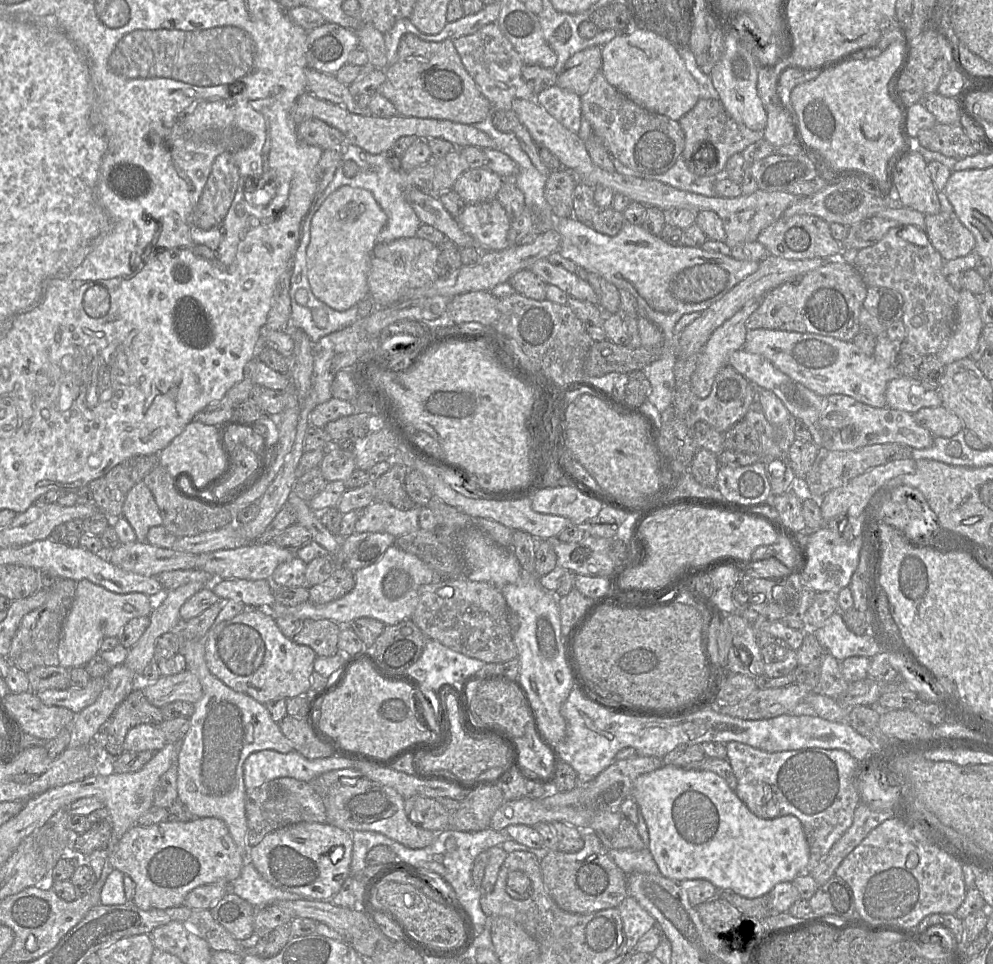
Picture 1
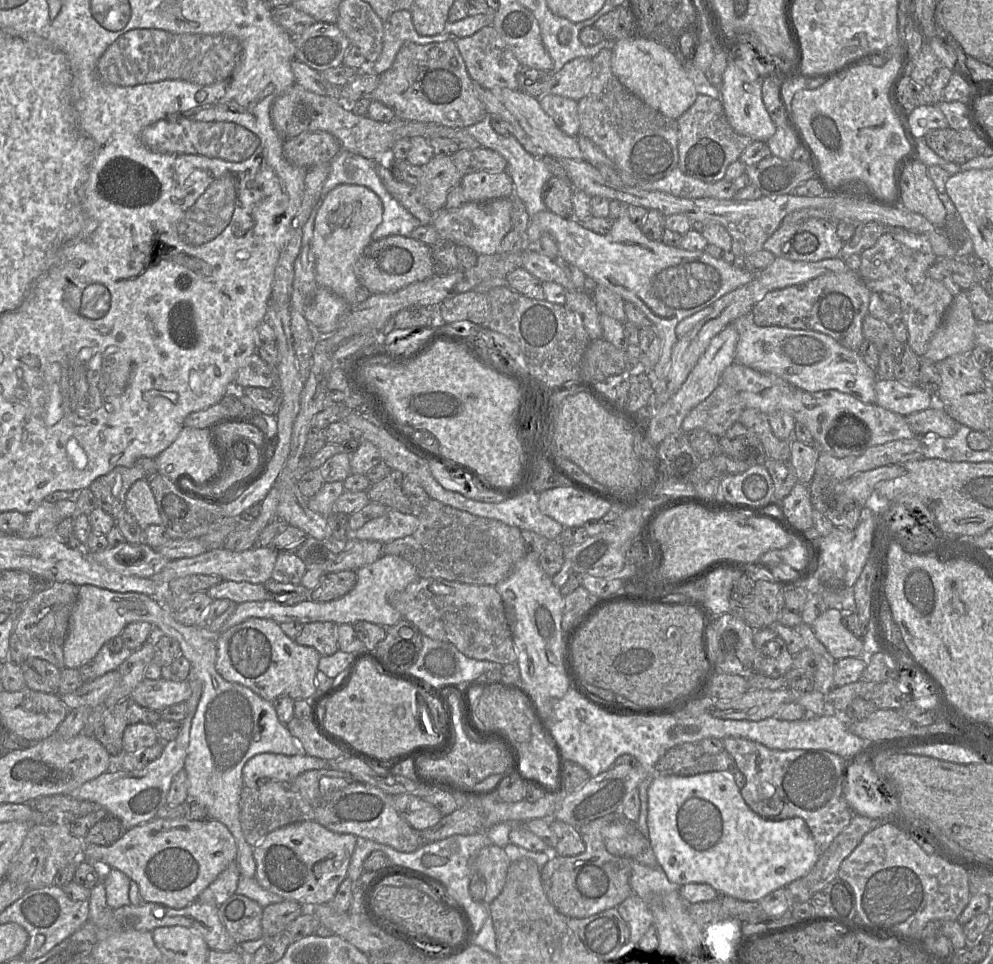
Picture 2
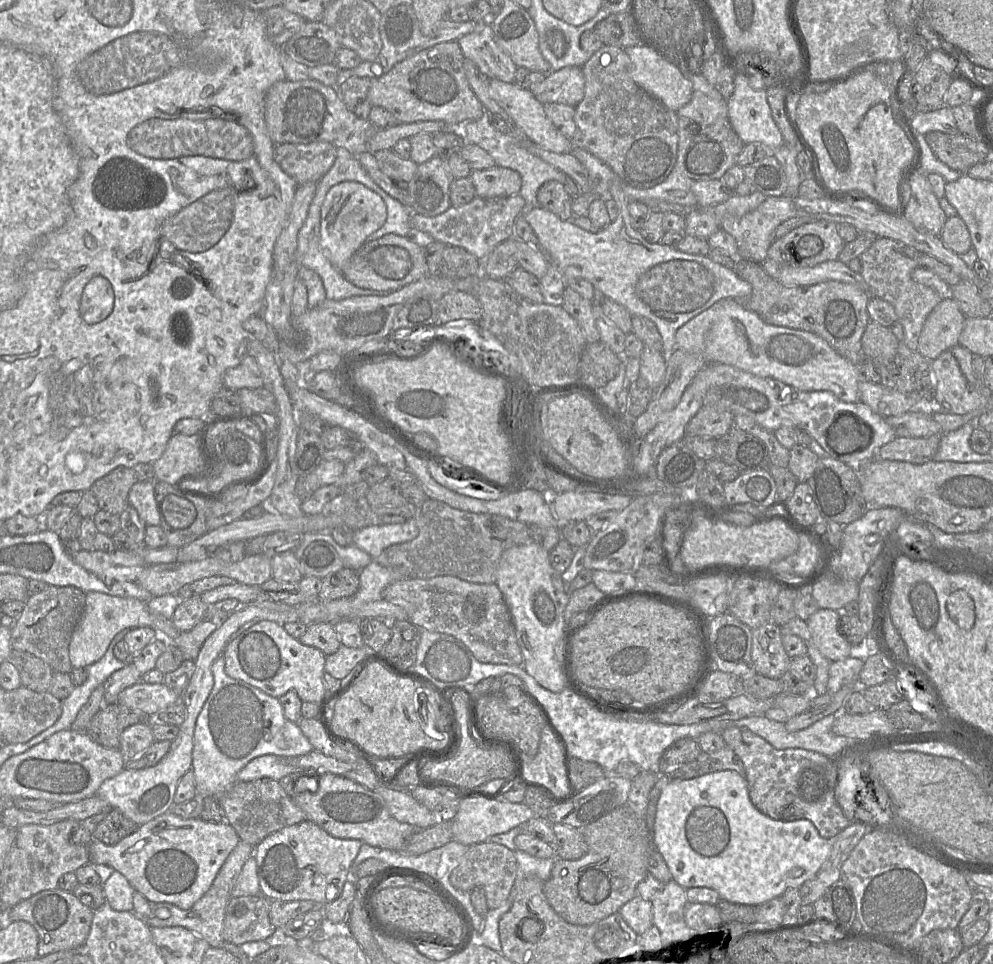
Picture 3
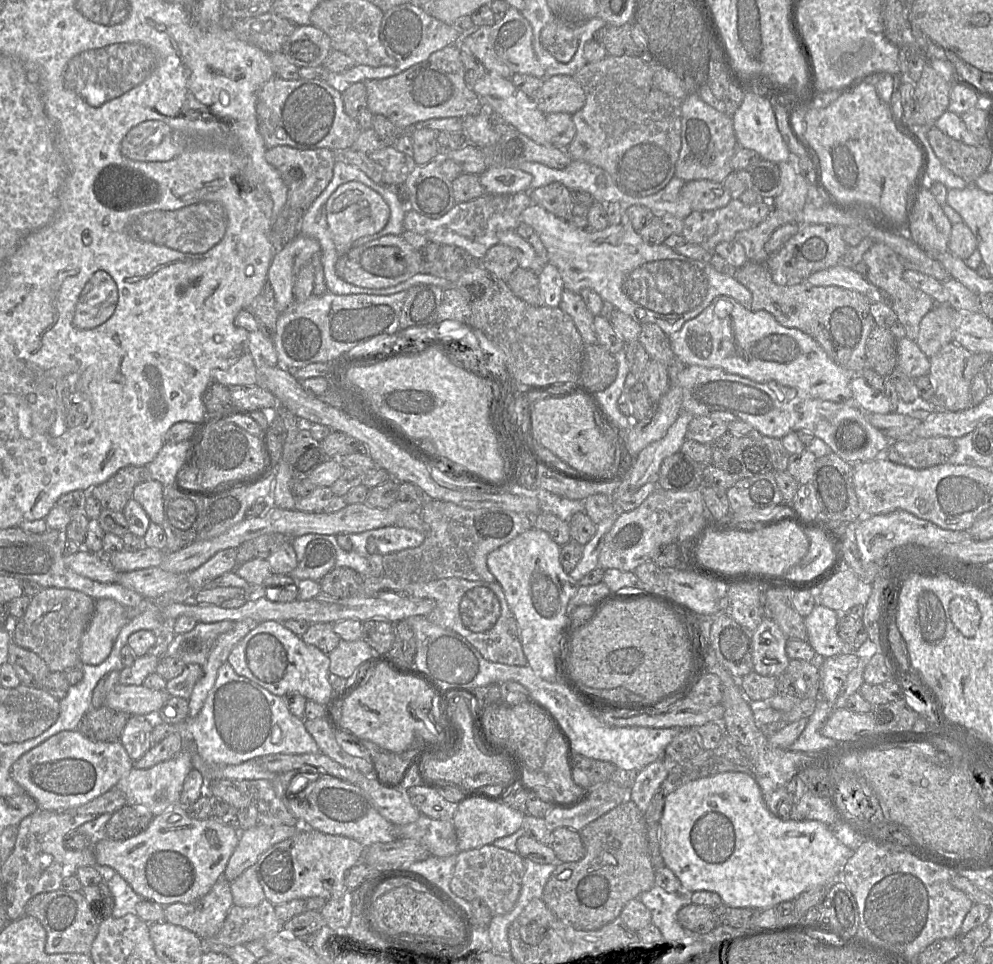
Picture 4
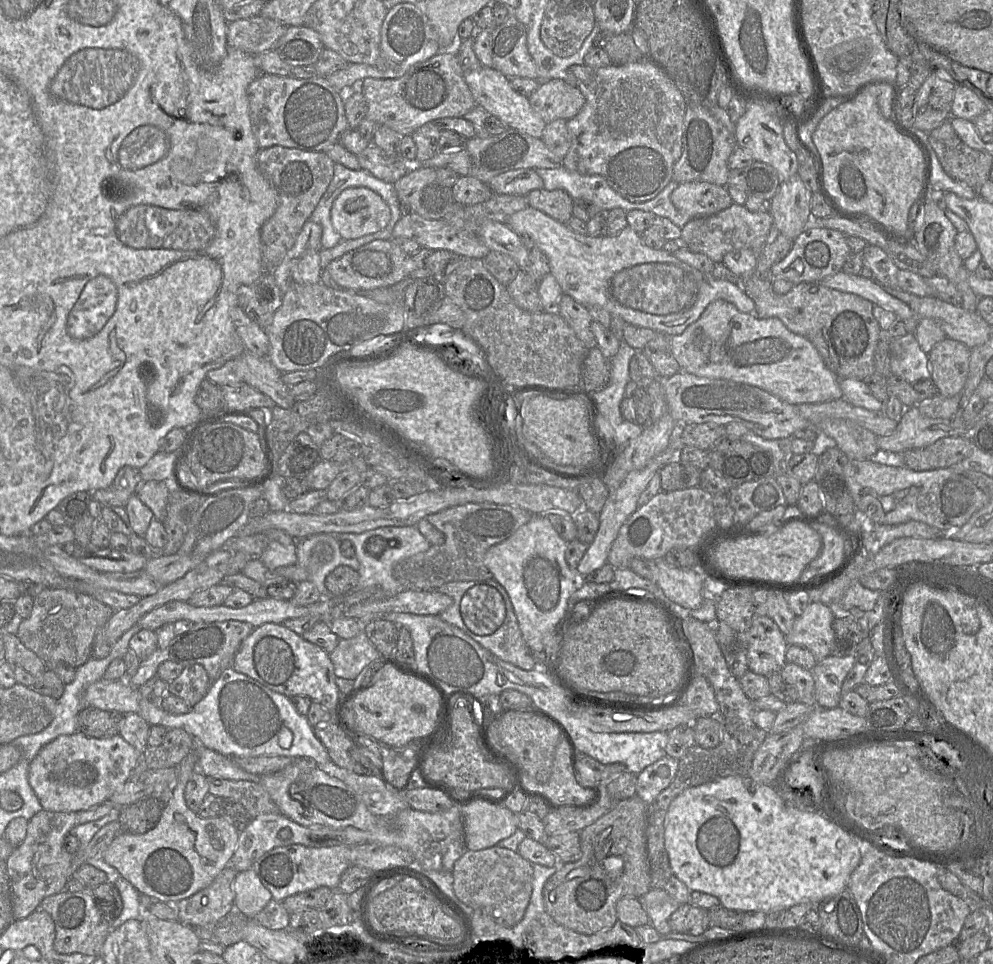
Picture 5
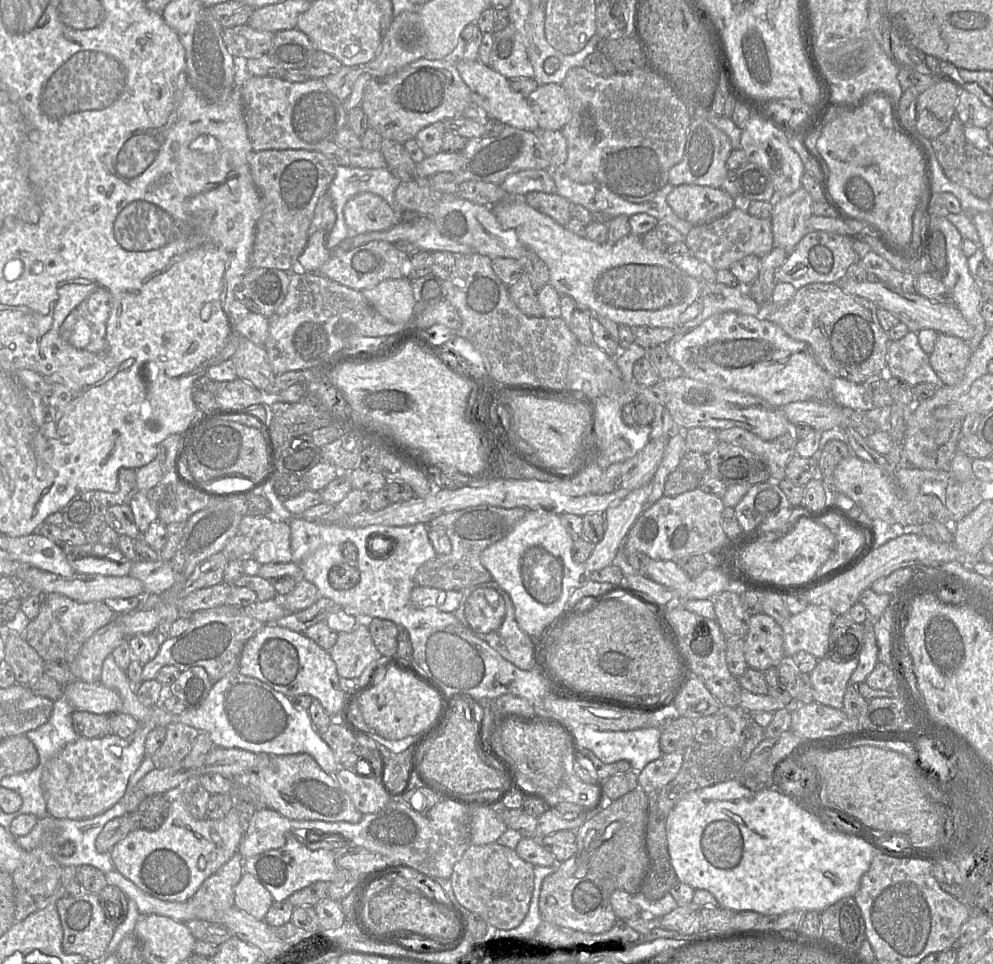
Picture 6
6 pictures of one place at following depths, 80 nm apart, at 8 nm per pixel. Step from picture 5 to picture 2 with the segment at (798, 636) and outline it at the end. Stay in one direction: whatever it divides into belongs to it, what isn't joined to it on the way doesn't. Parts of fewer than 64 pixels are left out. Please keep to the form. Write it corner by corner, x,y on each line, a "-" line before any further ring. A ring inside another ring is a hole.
828,608
811,625
817,639
824,645
835,660
847,657
860,657
863,642
842,625
843,612

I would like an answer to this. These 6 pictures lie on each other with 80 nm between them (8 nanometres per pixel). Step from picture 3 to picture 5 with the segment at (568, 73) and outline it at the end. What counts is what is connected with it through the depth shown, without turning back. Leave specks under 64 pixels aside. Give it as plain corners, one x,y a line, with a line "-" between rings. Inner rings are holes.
563,79
540,81
539,87
528,100
546,124
557,119
573,118
585,104
581,91

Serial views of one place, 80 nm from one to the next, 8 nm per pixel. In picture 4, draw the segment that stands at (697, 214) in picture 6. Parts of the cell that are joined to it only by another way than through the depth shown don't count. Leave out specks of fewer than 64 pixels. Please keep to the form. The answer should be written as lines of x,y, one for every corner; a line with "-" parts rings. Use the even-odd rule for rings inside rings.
710,180
686,182
680,196
688,201
693,211
710,211
725,207
731,200
729,190
723,183

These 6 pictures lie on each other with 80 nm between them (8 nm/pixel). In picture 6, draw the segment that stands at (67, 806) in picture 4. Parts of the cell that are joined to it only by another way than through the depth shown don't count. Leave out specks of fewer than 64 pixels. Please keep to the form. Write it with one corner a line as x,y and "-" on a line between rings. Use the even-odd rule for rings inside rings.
154,722
140,723
129,739
116,734
103,738
79,737
48,761
42,774
48,816
71,820
93,818
111,809
124,797
130,777
147,757
146,737
157,727

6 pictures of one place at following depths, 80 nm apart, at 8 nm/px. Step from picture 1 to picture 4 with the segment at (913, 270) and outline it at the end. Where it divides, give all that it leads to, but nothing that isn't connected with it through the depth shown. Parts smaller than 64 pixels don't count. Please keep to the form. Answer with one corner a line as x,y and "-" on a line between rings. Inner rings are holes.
873,243
870,249
864,254
862,259
867,268
867,278
876,287
883,290
891,300
891,307
897,315
898,321
903,325
908,339
916,341
919,334
919,327
922,318
936,305
935,301
926,293
913,288
902,275
904,267
898,260
895,252
887,245

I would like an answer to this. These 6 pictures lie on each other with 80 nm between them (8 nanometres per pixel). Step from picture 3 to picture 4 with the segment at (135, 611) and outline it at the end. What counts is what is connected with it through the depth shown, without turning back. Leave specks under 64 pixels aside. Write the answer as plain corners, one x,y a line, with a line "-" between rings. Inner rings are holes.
112,599
95,600
95,612
80,641
81,664
99,665
111,653
120,630
128,623
128,609

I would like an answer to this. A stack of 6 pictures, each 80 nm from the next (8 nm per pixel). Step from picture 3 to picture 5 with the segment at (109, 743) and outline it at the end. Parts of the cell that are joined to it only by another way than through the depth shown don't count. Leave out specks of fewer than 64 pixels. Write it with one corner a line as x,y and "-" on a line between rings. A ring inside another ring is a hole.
86,706
77,716
77,730
89,738
104,739
119,734
124,715

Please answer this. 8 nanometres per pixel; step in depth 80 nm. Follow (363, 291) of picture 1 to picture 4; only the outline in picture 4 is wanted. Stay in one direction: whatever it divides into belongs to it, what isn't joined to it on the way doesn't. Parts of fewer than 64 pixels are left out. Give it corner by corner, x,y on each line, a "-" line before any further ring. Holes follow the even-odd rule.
357,181
340,185
326,202
326,217
335,249
339,256
346,254
354,241
380,232
387,224
390,209
374,190

